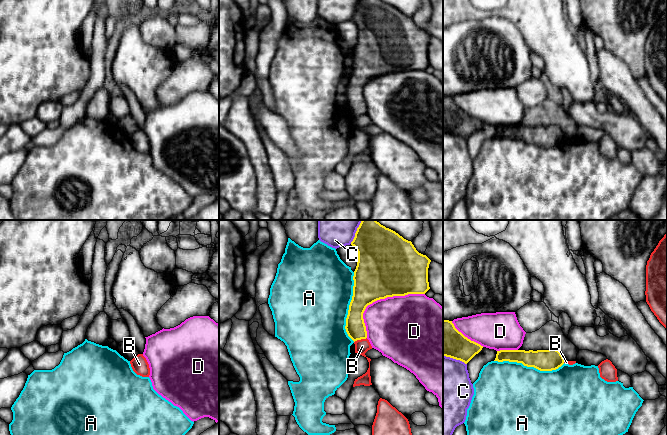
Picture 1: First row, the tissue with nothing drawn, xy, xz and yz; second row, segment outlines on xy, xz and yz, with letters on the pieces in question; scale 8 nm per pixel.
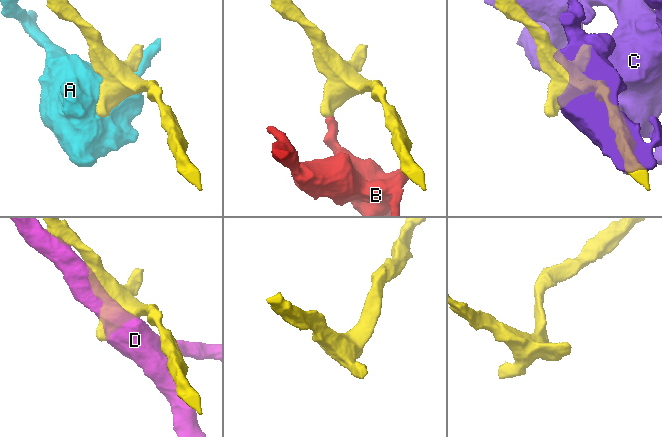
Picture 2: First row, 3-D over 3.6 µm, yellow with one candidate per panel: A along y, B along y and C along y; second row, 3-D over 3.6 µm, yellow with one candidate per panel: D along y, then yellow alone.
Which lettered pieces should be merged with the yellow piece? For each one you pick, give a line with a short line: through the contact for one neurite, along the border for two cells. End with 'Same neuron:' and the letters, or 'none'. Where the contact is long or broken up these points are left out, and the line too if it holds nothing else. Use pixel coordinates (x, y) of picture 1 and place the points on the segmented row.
Same neuron: none

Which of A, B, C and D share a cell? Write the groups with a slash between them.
A / B / C / D

